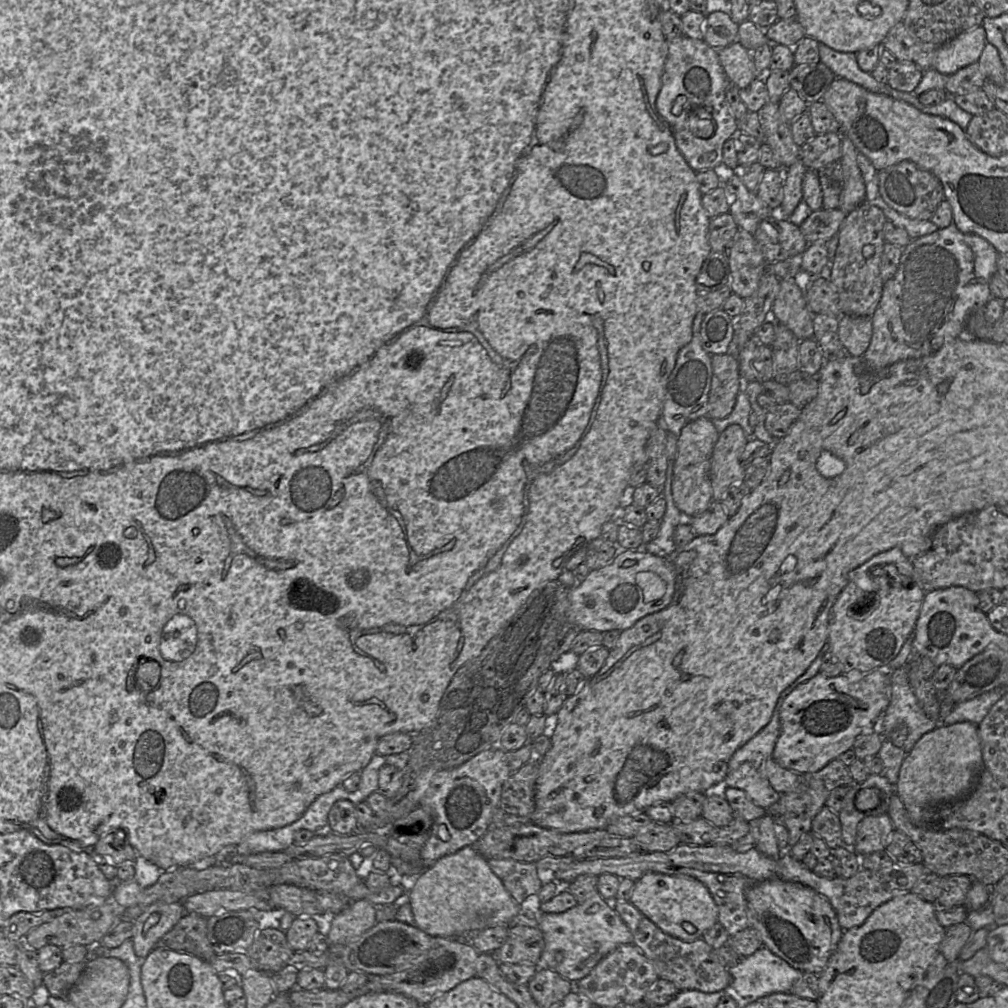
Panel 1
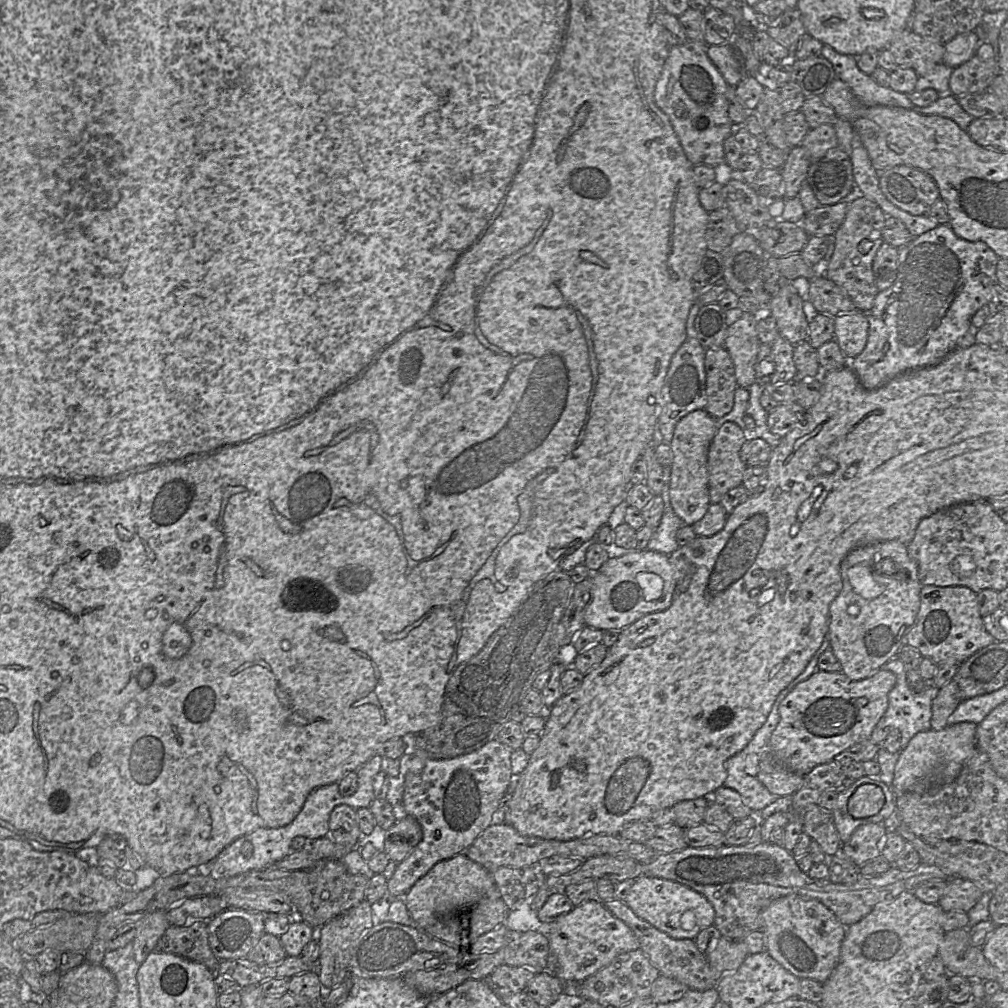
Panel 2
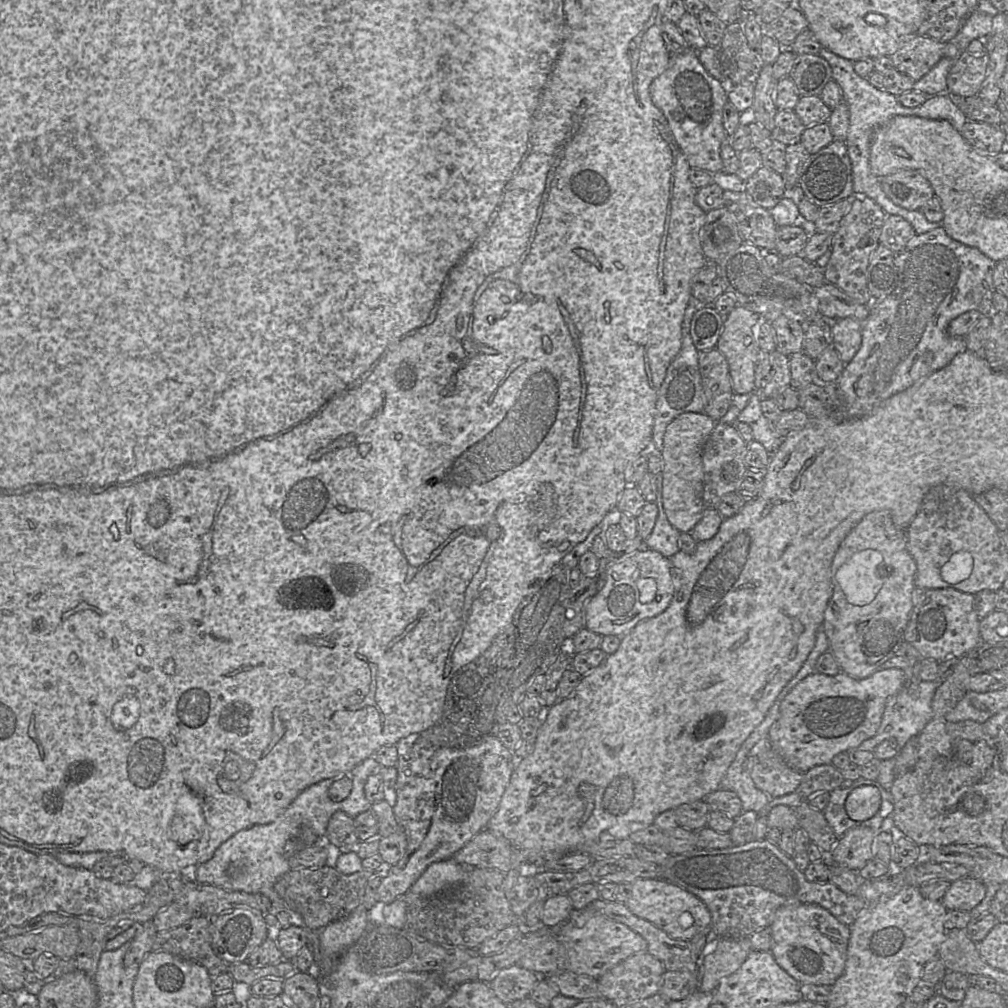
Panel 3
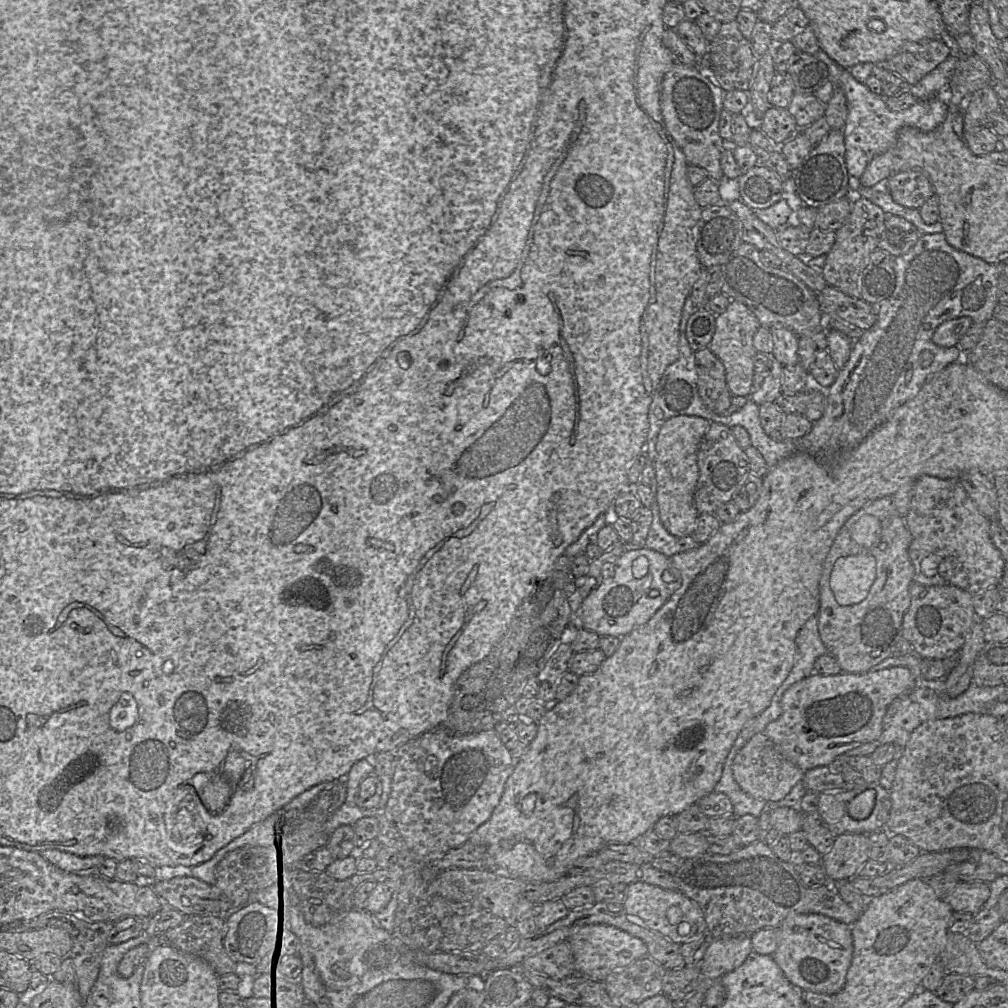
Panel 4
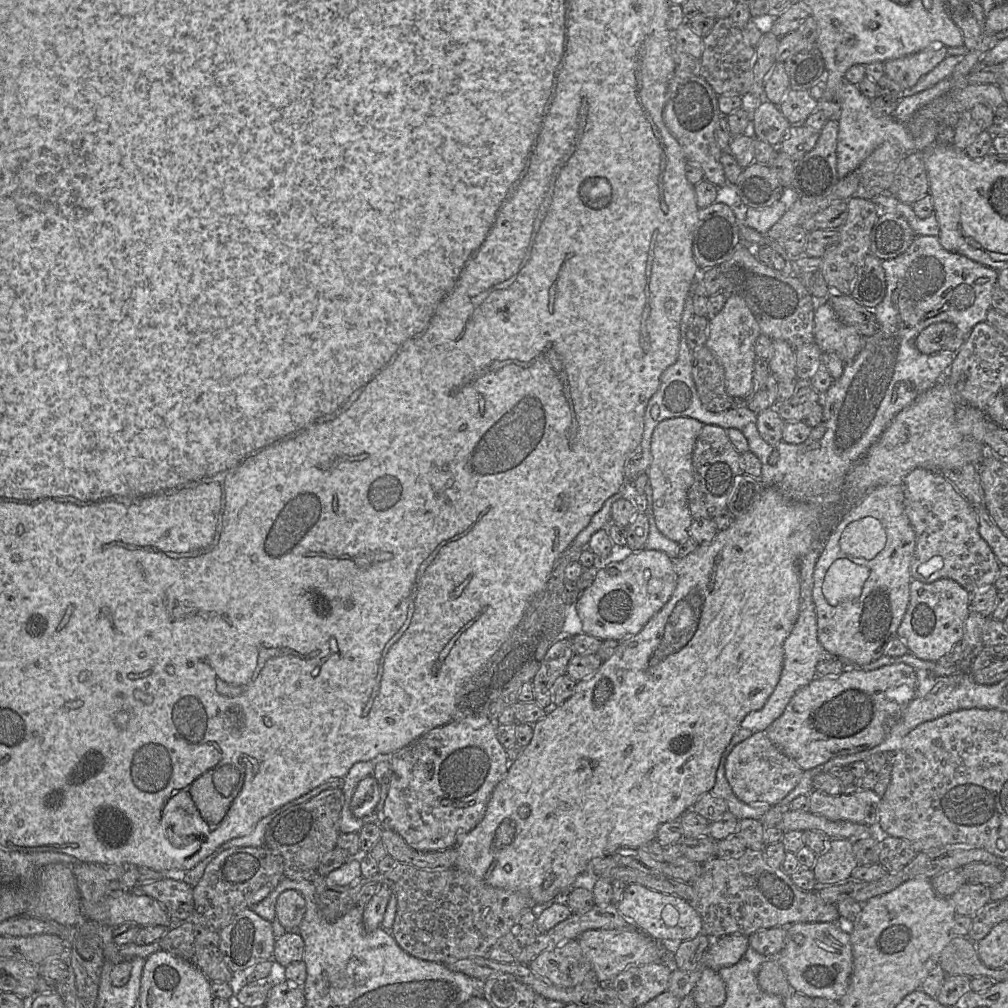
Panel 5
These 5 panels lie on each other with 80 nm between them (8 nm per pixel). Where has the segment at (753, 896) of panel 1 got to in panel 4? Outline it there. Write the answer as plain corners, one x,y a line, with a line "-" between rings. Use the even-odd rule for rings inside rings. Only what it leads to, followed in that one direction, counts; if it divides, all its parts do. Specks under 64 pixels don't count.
822,914
789,915
779,925
780,939
774,961
787,979
805,991
834,996
845,985
853,957
851,926

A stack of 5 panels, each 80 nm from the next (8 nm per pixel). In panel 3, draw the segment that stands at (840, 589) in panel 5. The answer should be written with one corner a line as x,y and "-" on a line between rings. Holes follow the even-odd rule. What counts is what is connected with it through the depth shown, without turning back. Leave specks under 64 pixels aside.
867,549
853,554
838,568
835,579
850,604
863,606
875,599
887,575
882,561
879,551

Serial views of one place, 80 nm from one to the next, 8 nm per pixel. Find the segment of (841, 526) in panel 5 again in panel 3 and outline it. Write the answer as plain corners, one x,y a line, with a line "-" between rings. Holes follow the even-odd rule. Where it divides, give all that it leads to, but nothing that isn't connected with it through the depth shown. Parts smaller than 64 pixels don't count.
888,510
866,514
843,539
831,564
833,593
825,609
822,624
829,640
830,651
840,666
841,672
855,679
864,679
879,670
884,662
897,655
898,649
905,640
914,606
916,571
916,562
907,550
906,530
893,524
-
867,549
881,553
887,575
875,599
867,605
856,606
846,600
845,594
835,579
835,574
853,554

